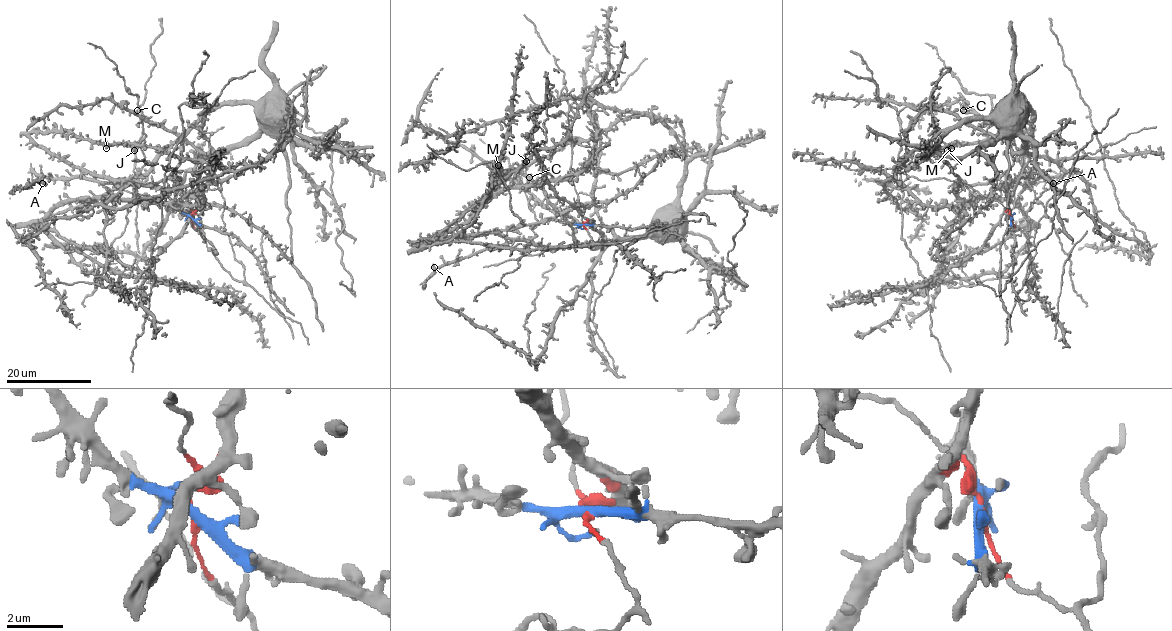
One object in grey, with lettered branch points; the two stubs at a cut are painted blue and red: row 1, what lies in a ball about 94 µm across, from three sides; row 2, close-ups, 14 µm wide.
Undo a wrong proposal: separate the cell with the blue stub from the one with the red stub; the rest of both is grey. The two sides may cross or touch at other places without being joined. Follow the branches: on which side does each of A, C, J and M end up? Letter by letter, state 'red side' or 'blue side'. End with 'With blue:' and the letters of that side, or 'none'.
A: red side
C: red side
J: blue side
M: blue side
With blue: J, M

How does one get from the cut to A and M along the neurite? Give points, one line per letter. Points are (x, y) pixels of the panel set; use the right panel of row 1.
A: (1011, 217), (1008, 203), (1028, 158), (1022, 103), (1032, 113), (1034, 168), (1027, 182), (1056, 177), (1053, 183)
M: (1010, 217), (1006, 188), (1023, 167), (1026, 132), (1001, 131), (979, 142), (962, 143), (951, 148)

